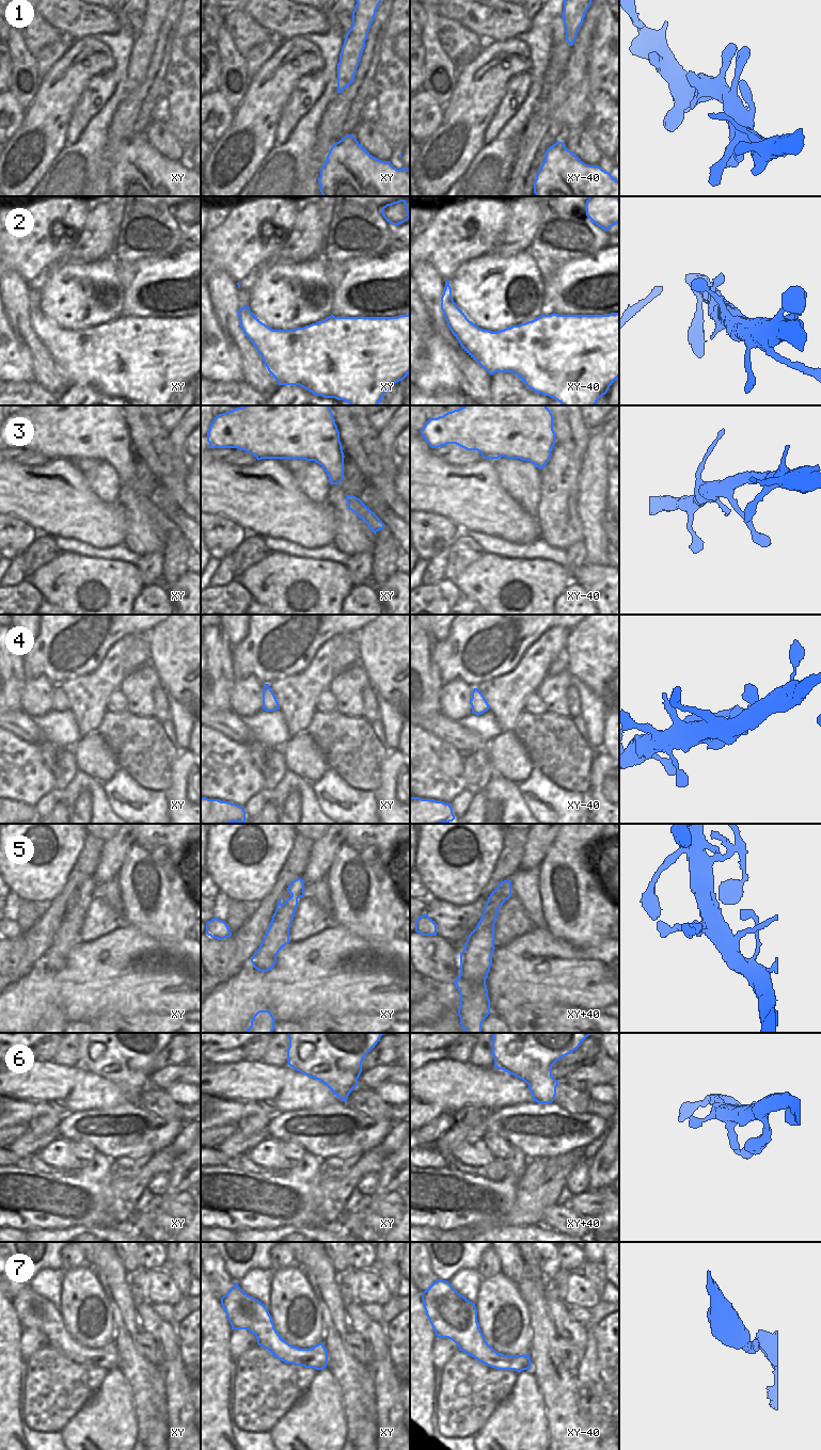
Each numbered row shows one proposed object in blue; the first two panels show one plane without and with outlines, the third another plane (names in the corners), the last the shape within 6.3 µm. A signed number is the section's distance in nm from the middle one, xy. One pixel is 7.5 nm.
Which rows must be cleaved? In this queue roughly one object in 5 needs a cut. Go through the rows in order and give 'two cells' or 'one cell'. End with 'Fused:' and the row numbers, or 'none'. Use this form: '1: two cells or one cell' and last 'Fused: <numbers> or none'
1: one cell
2: one cell
3: one cell
4: one cell
5: one cell
6: one cell
7: one cell
Fused: none

